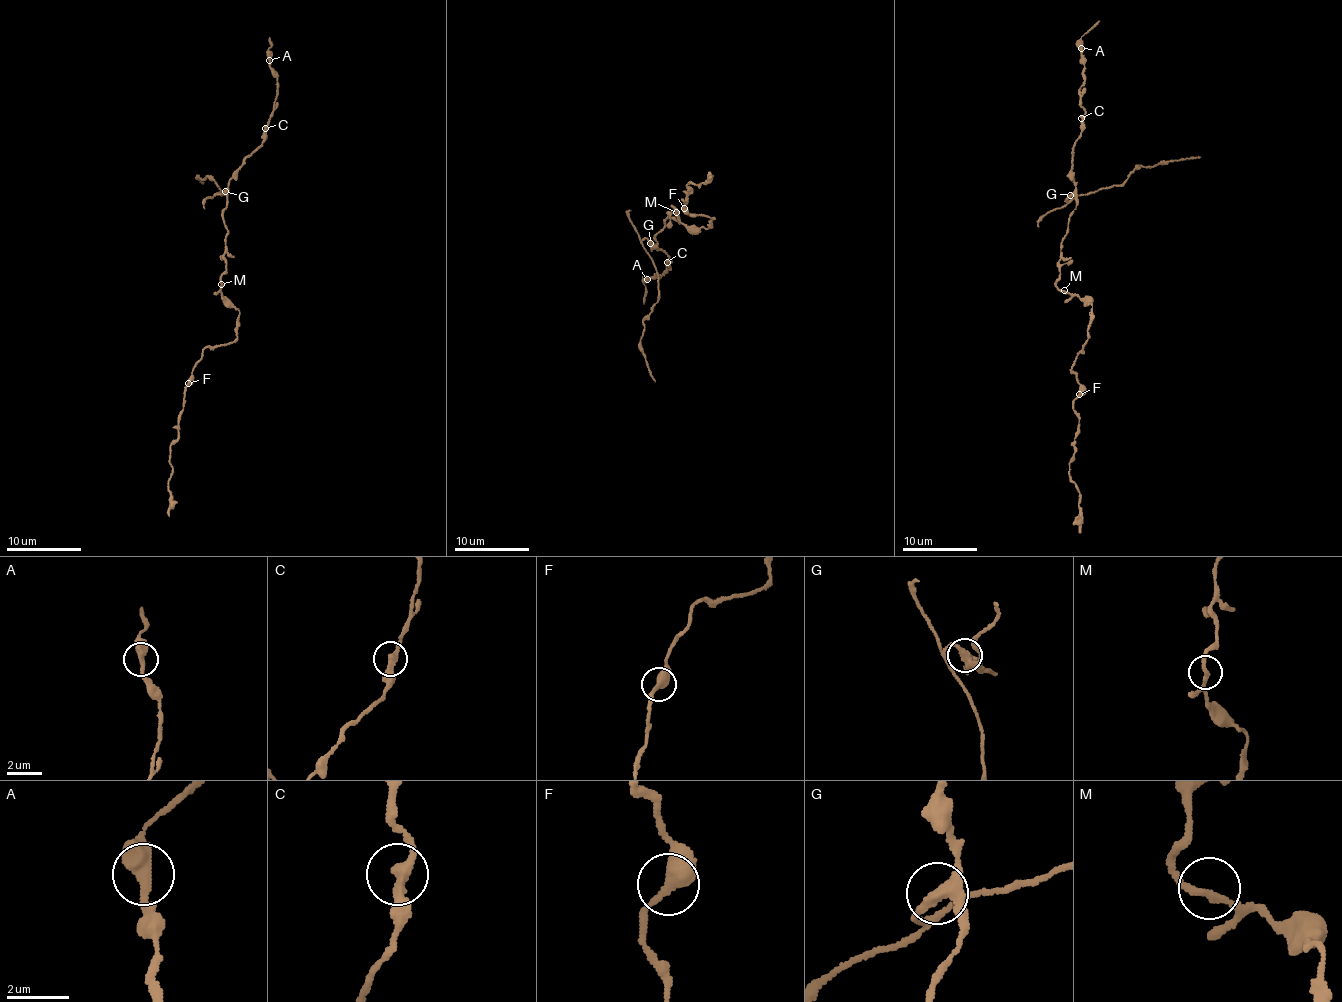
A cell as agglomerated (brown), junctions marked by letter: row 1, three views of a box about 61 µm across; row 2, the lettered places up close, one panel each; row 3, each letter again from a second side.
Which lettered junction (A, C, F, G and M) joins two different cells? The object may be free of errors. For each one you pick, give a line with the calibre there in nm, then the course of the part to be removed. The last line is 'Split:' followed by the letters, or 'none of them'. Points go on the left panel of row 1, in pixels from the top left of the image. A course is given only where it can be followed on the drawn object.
G: 320 nm thick; foreign part runs (225, 192), (215, 195), (225, 193), (222, 195), (219, 186), (207, 176), (203, 180), (196, 179), (202, 183)
Split: G

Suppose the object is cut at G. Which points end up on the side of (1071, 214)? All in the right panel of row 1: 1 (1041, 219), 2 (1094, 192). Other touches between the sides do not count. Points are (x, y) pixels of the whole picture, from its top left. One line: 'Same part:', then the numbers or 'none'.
Same part: none

